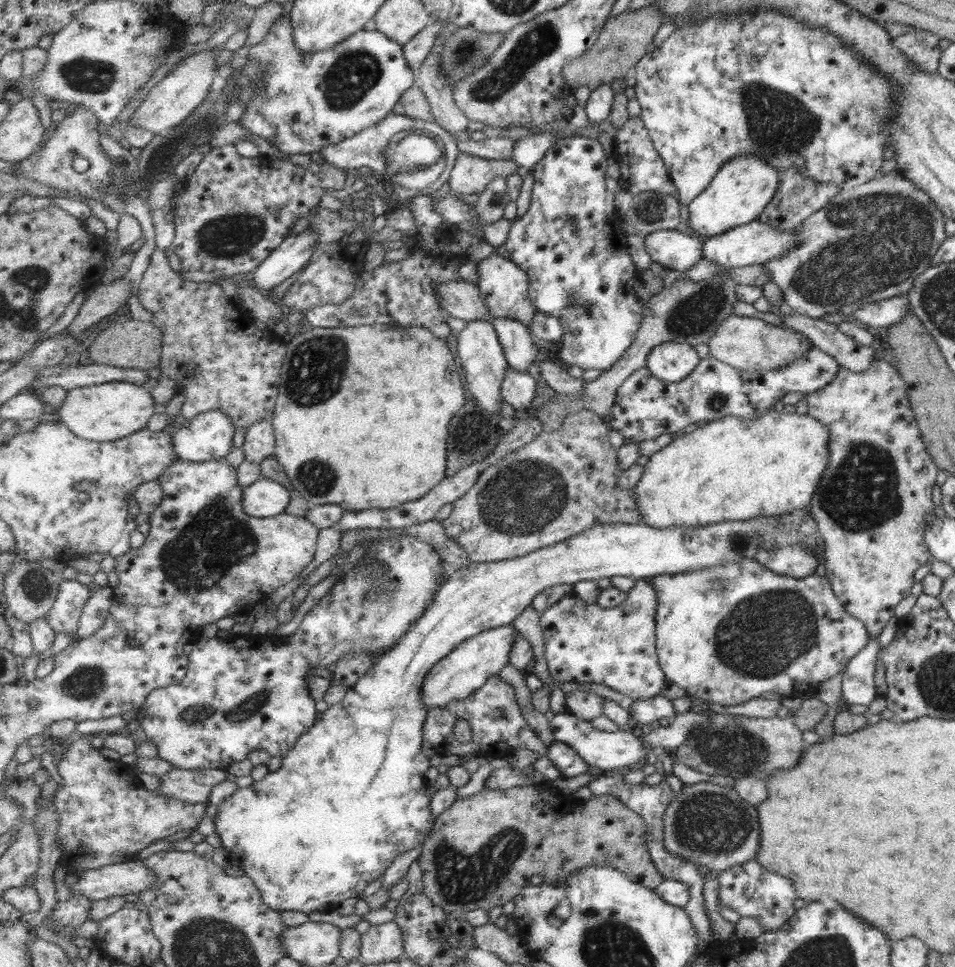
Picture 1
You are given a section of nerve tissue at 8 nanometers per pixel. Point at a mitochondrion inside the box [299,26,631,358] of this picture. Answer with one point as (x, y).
(355, 72)

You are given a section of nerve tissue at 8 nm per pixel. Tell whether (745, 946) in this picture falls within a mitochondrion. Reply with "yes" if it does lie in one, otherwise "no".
no

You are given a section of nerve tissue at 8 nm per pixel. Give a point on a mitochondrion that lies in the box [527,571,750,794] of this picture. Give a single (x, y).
(714, 584)

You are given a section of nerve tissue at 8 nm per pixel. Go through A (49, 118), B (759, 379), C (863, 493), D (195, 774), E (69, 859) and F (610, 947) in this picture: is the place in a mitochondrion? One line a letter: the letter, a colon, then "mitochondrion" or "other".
A: other
B: other
C: mitochondrion
D: other
E: other
F: mitochondrion

